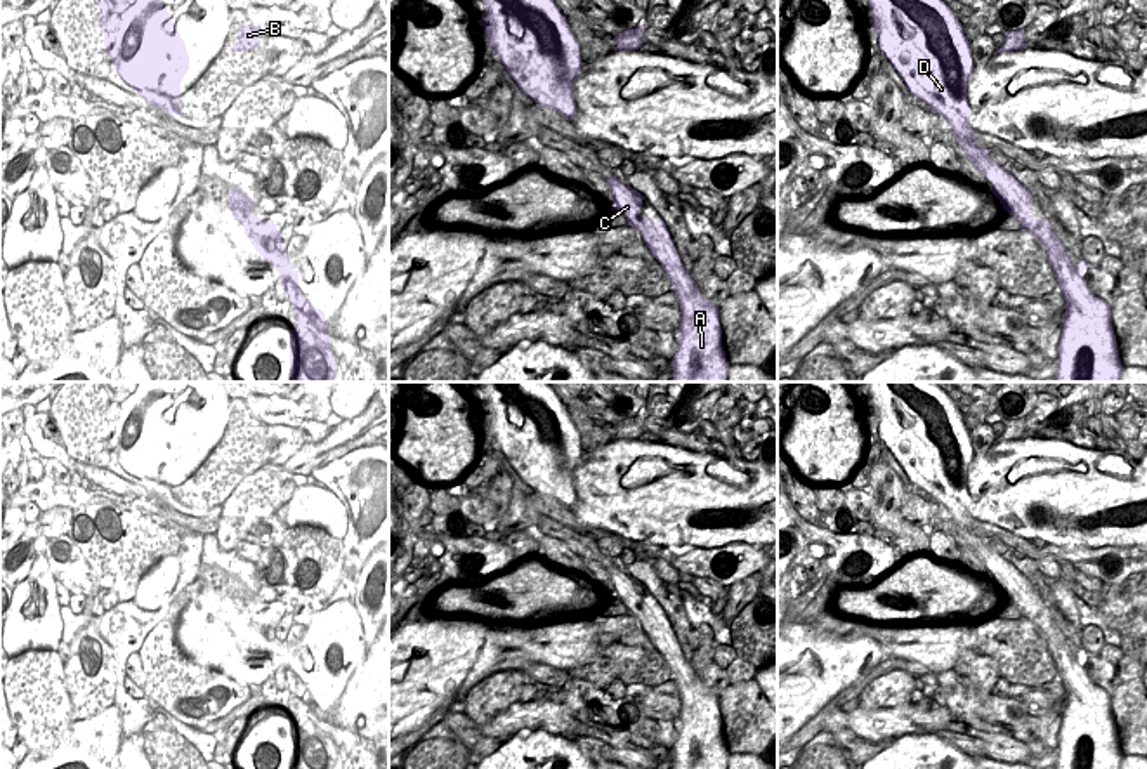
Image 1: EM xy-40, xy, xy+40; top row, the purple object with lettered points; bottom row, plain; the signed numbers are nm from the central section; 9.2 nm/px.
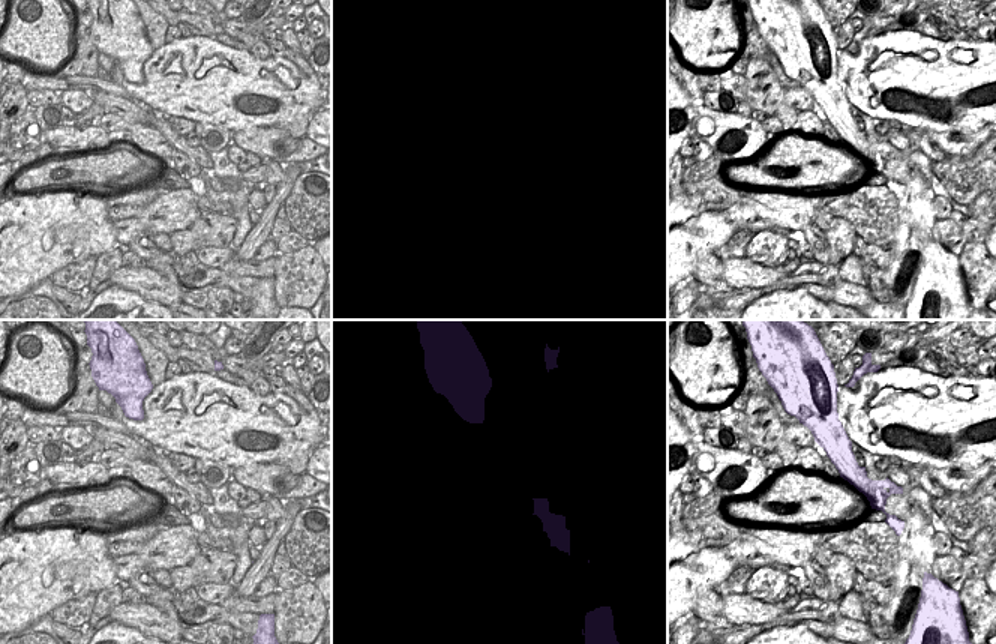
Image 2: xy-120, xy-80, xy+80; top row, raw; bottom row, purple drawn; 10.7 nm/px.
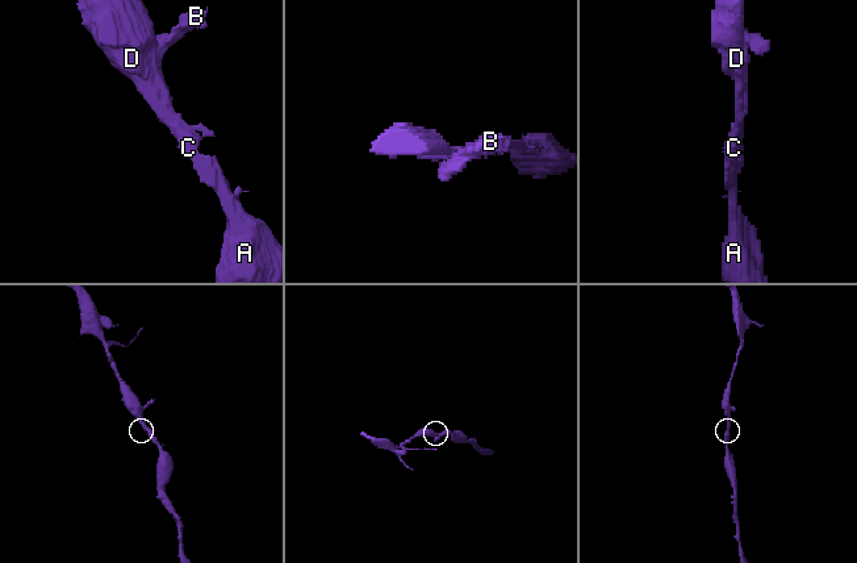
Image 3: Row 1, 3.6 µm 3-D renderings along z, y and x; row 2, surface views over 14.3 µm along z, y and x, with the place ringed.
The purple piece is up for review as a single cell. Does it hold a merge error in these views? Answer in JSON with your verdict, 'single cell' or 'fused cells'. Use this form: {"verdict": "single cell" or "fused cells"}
{"verdict": "single cell"}

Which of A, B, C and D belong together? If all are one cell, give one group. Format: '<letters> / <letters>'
A B C D

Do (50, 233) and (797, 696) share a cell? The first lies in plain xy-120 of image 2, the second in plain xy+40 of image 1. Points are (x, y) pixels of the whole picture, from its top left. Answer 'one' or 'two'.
one

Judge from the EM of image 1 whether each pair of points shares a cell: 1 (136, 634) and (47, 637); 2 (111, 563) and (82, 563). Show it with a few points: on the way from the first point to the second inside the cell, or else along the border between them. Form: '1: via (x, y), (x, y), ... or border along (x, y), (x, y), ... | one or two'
1: border along (113, 627), (113, 632), (125, 644) | two
2: via (104, 561), (89, 561) | one

